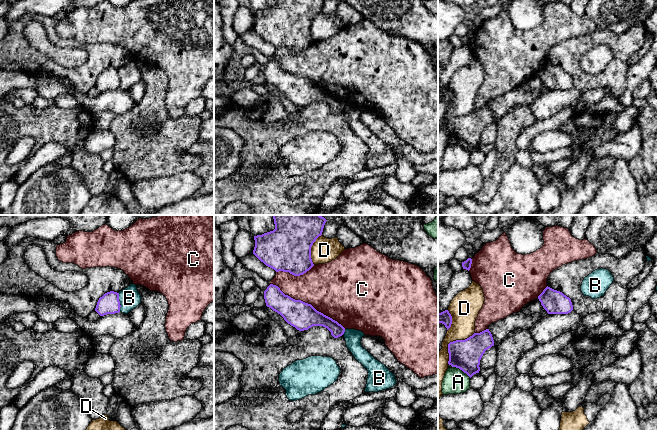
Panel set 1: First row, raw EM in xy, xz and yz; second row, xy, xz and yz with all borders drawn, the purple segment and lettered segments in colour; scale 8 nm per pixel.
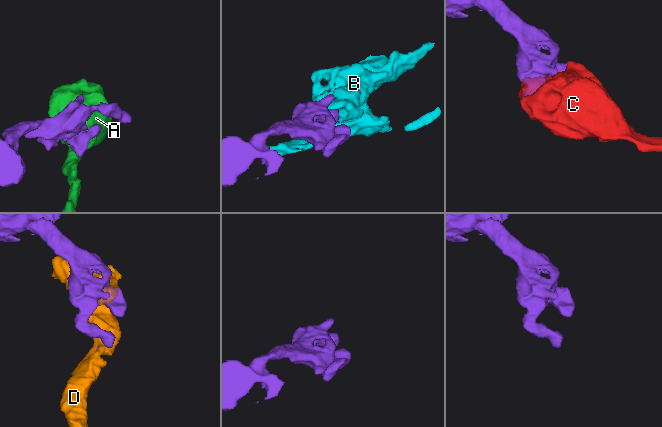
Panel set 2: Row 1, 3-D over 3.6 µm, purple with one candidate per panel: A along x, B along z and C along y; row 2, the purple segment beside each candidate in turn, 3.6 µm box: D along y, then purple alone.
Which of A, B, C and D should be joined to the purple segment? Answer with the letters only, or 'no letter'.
no letter

